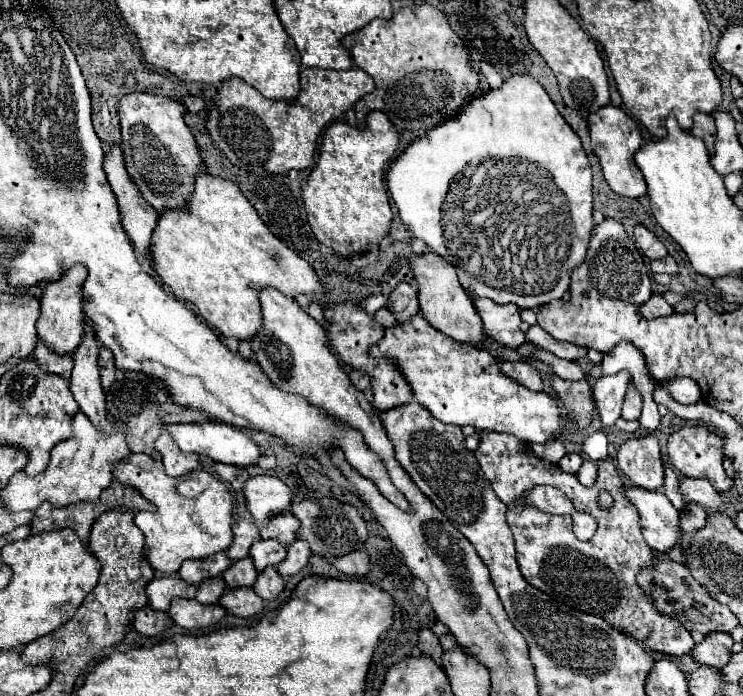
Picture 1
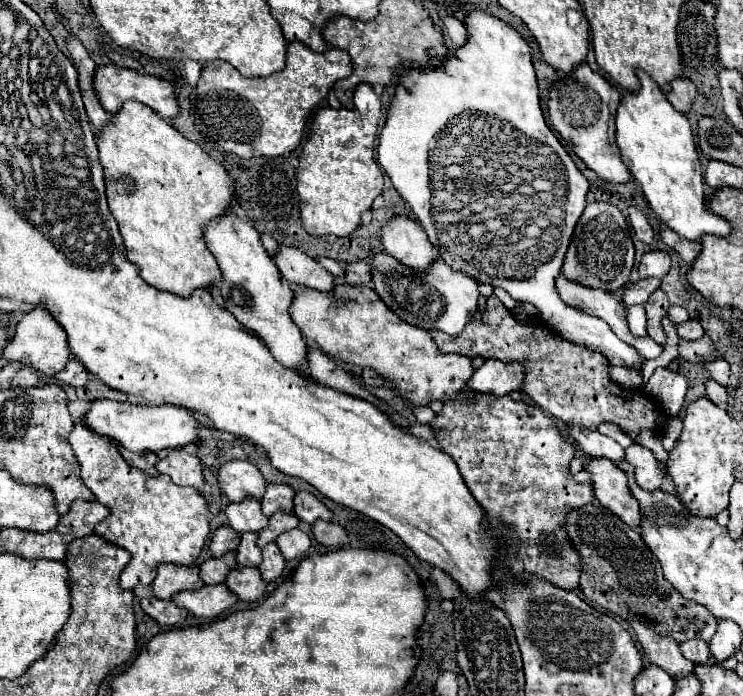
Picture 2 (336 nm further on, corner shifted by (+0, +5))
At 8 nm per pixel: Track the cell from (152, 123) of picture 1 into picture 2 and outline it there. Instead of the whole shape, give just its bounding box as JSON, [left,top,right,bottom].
[92,64,178,120]

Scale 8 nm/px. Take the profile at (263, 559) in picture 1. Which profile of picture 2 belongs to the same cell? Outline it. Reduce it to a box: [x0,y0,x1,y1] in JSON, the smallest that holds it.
[258,512,298,546]

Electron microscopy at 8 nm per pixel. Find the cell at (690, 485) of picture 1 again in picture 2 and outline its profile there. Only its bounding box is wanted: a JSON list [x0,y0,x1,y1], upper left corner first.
[624,444,662,490]

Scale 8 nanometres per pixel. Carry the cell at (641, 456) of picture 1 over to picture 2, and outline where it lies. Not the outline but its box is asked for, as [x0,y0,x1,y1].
[564,424,624,462]

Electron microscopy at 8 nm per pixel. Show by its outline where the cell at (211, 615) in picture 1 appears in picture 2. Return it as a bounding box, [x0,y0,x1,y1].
[172,584,238,618]

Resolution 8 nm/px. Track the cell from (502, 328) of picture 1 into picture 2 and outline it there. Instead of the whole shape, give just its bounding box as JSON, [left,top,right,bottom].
[370,252,478,334]

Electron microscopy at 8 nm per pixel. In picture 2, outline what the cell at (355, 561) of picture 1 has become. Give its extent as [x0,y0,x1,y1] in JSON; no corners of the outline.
[312,520,348,546]

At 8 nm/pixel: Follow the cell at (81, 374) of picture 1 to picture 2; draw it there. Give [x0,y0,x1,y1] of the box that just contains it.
[70,420,210,590]

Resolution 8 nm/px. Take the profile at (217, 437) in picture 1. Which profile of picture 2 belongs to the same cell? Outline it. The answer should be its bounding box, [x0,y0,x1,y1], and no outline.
[82,398,200,452]

